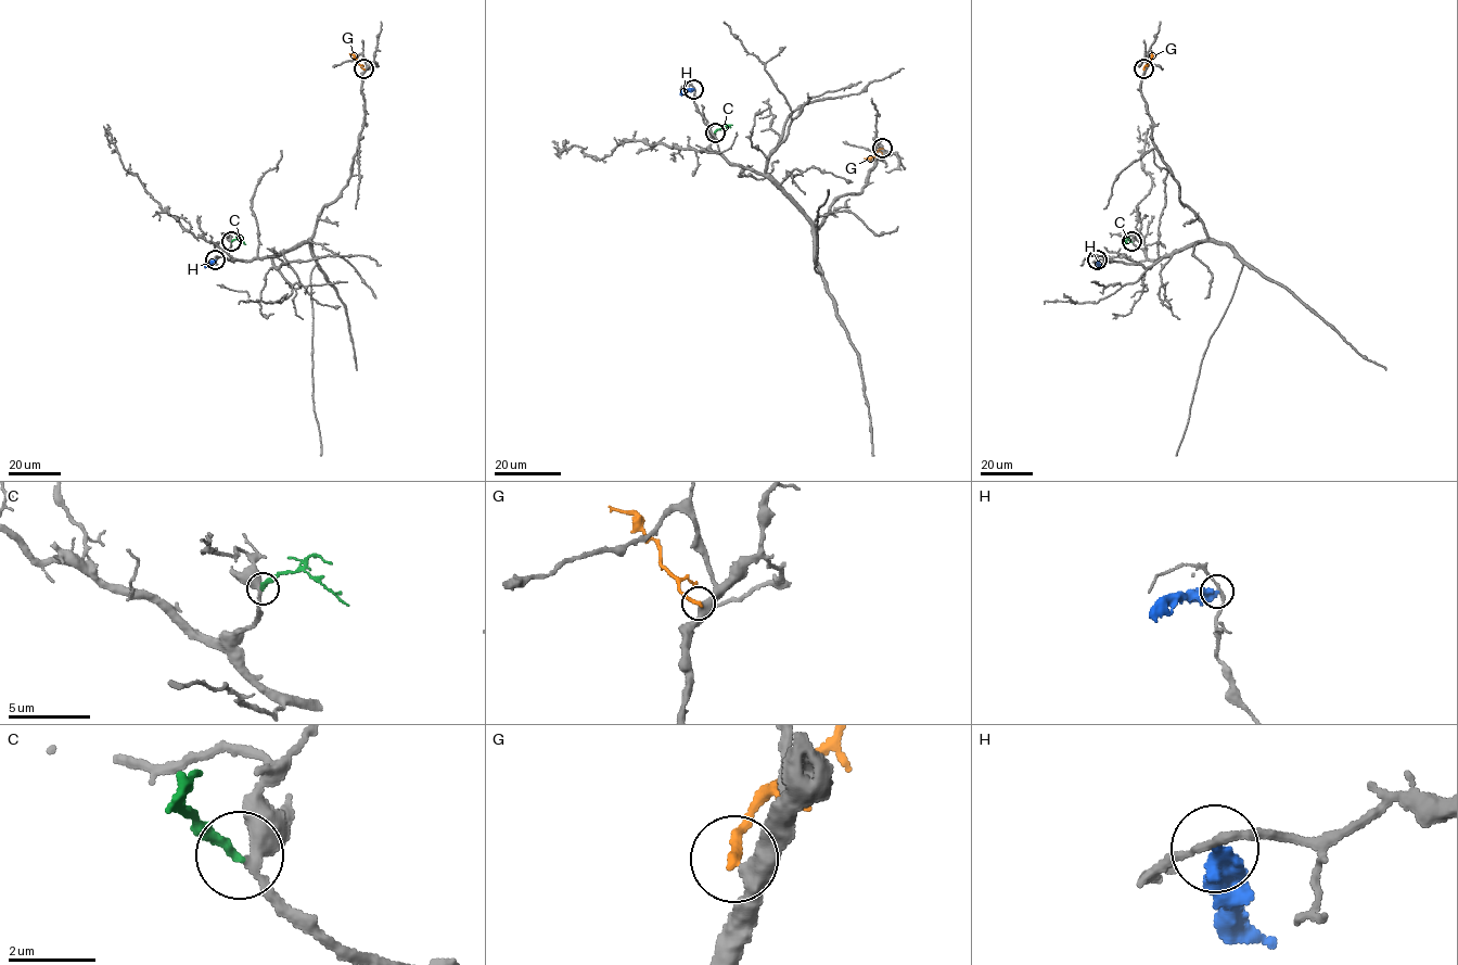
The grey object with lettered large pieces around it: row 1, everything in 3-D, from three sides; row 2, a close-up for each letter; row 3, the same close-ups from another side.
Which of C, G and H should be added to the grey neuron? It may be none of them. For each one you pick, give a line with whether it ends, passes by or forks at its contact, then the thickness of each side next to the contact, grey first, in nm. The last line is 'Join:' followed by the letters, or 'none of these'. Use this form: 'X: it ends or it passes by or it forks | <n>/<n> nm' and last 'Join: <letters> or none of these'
C: it ends | 400/240 nm
Join: C

